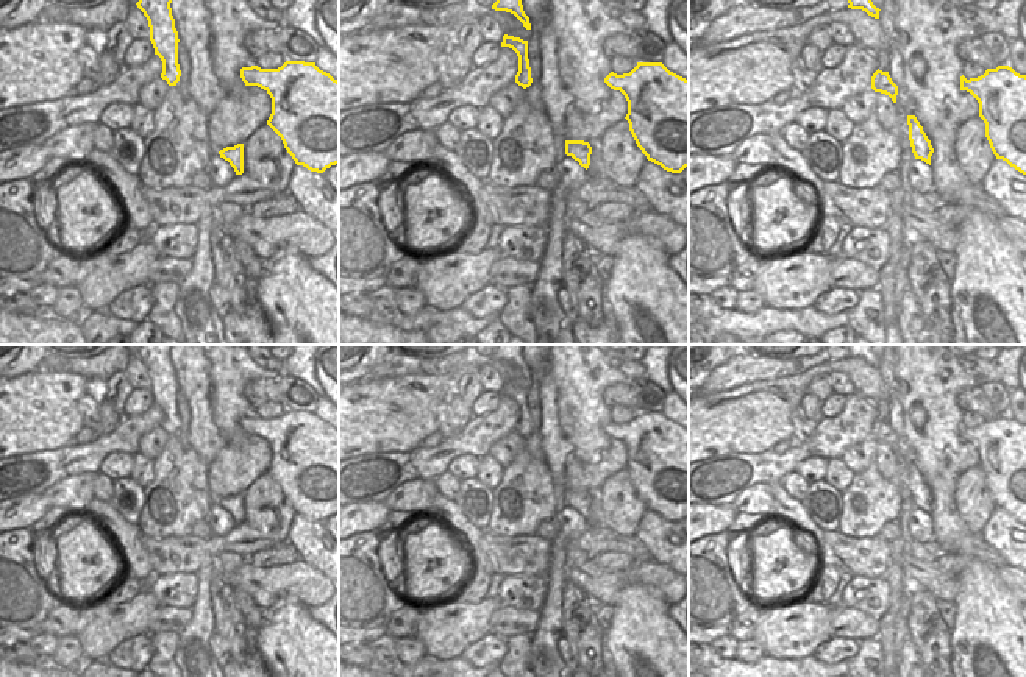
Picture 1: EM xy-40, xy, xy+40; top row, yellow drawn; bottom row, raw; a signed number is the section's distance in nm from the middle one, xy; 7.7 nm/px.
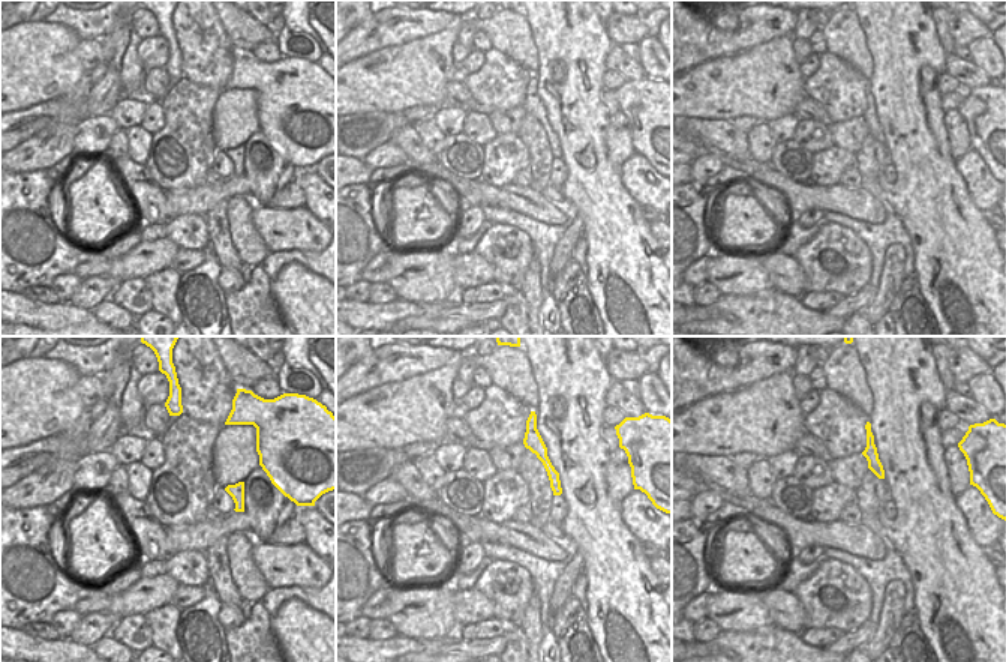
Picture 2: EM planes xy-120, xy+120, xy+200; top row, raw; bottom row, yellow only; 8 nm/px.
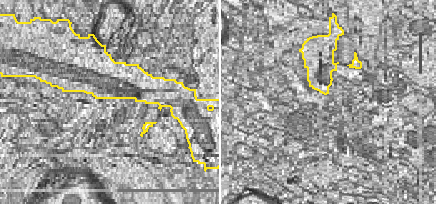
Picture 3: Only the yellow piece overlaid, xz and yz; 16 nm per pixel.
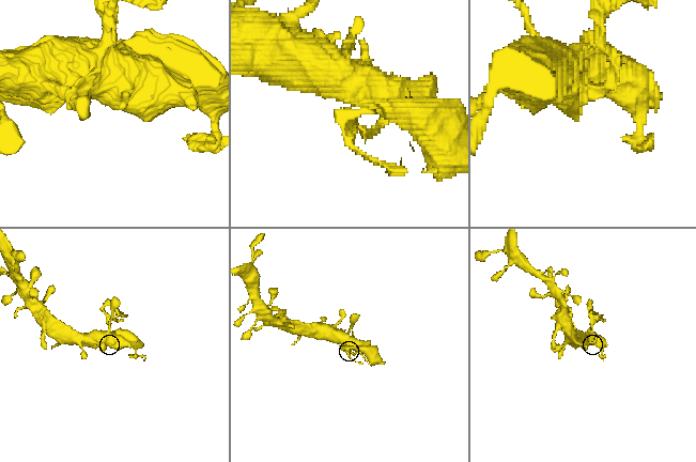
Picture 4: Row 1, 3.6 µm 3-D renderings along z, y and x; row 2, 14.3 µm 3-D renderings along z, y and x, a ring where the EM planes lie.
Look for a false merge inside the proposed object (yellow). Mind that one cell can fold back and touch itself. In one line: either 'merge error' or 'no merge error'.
merge error

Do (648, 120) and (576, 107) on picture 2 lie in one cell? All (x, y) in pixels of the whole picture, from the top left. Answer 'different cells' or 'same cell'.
different cells

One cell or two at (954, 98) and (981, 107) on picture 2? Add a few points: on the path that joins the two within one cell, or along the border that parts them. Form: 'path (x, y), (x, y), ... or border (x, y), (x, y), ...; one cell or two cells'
border (961, 86), (967, 90), (967, 95), (957, 108); two cells

